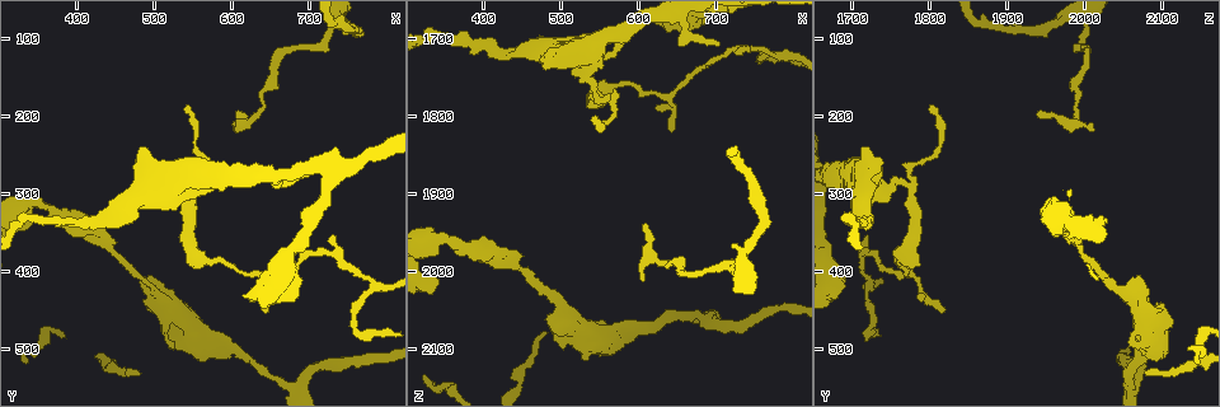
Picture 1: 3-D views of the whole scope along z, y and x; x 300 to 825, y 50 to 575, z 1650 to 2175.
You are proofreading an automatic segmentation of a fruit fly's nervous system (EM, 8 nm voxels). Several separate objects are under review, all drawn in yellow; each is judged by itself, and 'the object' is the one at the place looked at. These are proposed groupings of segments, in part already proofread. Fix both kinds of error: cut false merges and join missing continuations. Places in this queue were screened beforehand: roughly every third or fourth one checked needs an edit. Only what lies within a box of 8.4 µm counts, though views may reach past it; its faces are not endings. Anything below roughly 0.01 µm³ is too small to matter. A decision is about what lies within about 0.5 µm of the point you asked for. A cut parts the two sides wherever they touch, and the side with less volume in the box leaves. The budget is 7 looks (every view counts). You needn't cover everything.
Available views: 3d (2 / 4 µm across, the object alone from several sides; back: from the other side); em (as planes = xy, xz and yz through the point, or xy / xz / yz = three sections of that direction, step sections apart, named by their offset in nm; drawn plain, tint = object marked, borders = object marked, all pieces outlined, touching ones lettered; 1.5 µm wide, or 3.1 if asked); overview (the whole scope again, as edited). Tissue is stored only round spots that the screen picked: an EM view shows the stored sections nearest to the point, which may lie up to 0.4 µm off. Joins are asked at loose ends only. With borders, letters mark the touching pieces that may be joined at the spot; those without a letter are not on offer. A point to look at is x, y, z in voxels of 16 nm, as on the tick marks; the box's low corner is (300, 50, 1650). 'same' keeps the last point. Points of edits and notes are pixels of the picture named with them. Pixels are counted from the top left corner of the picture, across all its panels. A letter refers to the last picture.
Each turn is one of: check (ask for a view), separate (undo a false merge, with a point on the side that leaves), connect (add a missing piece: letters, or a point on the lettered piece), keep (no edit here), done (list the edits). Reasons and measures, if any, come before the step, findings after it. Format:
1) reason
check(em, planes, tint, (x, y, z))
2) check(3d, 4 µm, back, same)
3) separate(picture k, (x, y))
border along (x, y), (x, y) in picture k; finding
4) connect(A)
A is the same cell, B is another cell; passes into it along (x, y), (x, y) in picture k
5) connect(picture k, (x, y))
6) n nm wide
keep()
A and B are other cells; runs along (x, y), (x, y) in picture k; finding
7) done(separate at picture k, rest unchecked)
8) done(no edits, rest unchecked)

sudden change in width
check(3d, 4 µm, back, (355, 315, 1965))

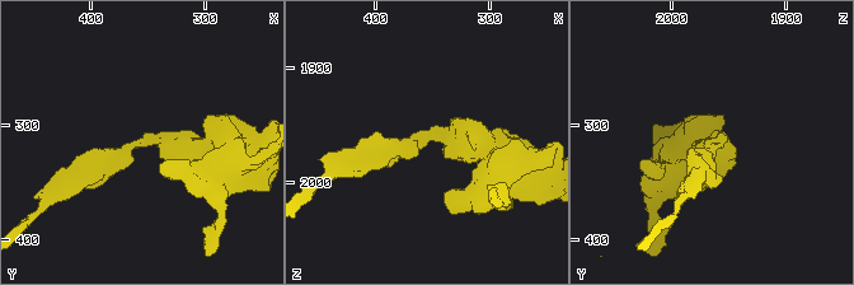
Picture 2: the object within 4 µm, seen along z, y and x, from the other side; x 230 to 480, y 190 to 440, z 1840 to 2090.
now the EM
check(em, planes, tint, (358, 316, 1966))

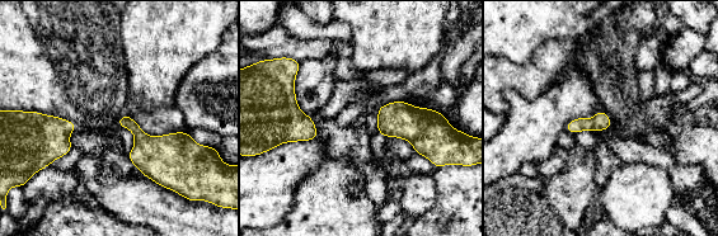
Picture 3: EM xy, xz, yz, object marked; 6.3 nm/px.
check(em, planes, borders, same)

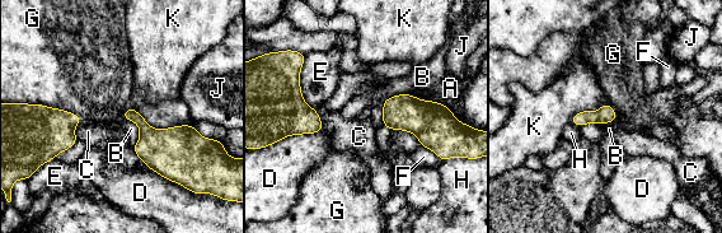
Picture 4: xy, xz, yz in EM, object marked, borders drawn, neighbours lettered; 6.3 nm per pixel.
keep()
A, B, C, D, E, F, G, H, J and K are other cells; border along (608, 103), (570, 121) in picture 4; continuous, no second neuron

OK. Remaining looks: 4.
three-way junction
check(3d, 2 µm, (545, 285, 1770))

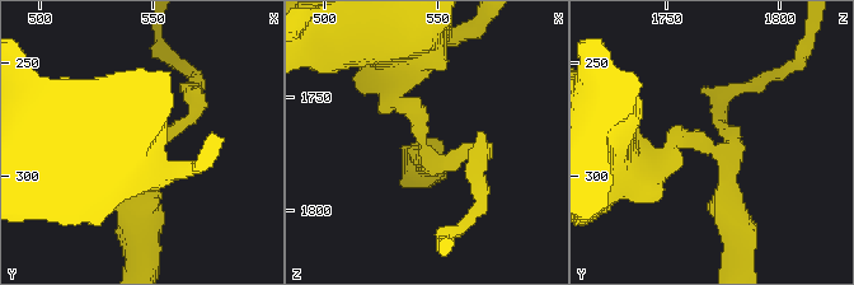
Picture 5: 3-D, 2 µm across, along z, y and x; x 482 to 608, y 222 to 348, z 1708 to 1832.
3 arms
check(em, xz, step 4, plain, (542, 286, 1768))

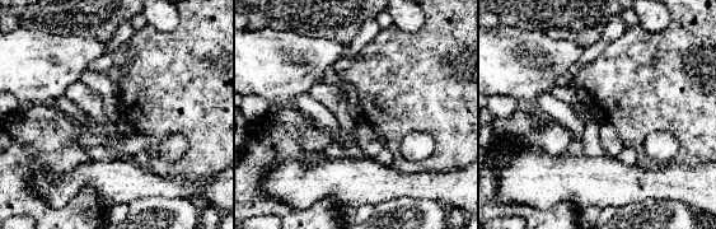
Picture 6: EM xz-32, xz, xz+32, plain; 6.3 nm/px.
see the neighbours
check(em, xz, step 4, borders, same)

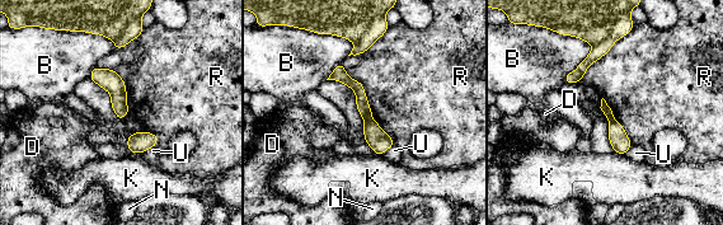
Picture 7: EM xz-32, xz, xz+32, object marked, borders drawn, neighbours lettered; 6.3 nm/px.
110 nm wide; R touches over 550 nm
separate(picture 7, (375, 136))
B, D, K, N, R and U are other cells; a second neuron is stuck on

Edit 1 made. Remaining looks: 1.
done(separate at picture 7, rest unchecked)

